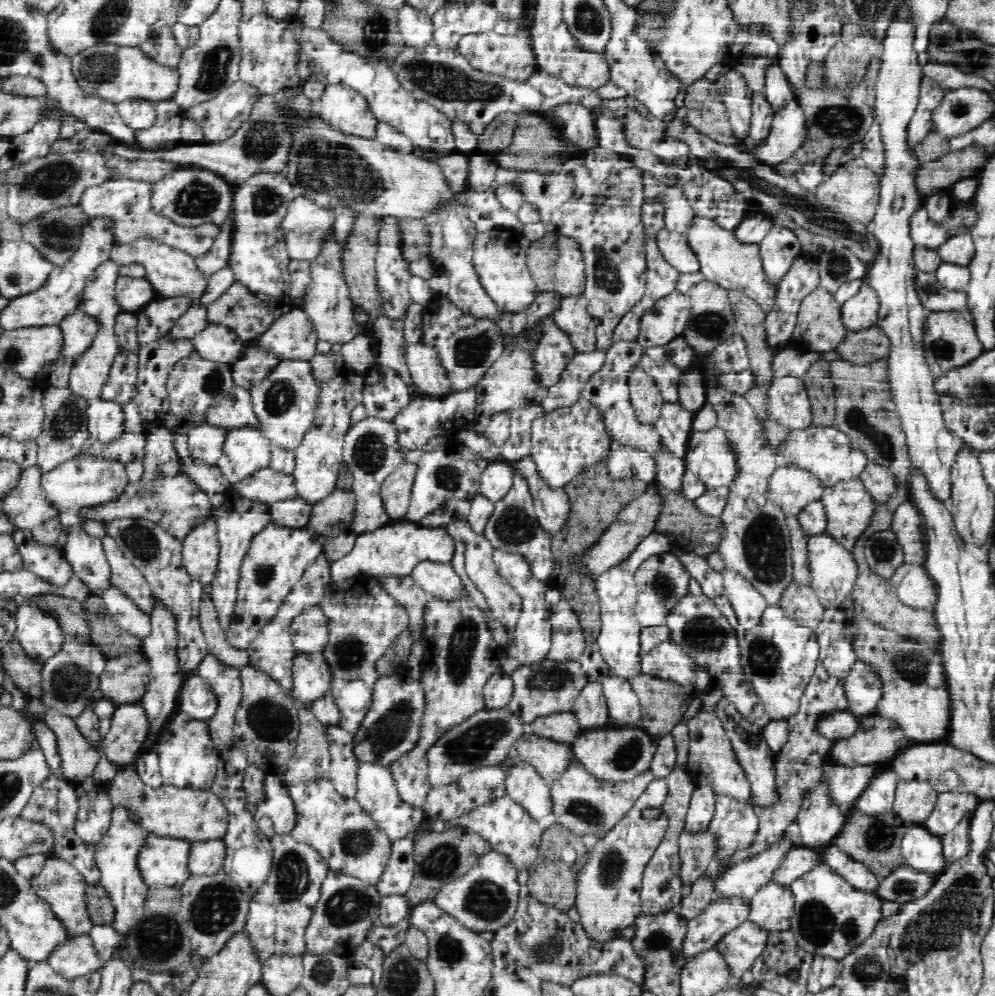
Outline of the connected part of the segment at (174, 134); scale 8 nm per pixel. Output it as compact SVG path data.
M173 99L155 104L156 122L148 130L136 130L140 148L164 152L180 146L181 124L185 118L183 109Z

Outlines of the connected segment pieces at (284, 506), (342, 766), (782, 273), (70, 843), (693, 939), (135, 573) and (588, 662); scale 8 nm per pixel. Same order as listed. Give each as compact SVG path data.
M300 497L294 500L278 502L269 507L273 518L272 524L291 531L308 528L312 505Z
M337 724L327 725L325 733L332 755L326 778L338 795L345 799L355 800L357 796L356 774L360 762L353 753L353 734Z
M772 226L759 244L763 275L774 293L777 293L782 284L782 278L788 276L790 268L794 266L796 258L802 251L798 236L786 228L777 226Z
M53 774L38 786L29 804L16 818L48 829L52 836L52 850L44 855L46 861L56 859L66 862L80 873L86 884L98 884L99 870L95 862L95 848L86 847L74 832L74 822L76 822L78 814L78 799L75 791Z
M714 899L702 916L687 924L685 937L679 946L679 960L686 965L702 952L714 949L723 934L746 922L748 901Z
M106 534L103 541L109 562L110 587L122 592L146 614L154 614L158 608L159 600L142 571L136 568L130 559L126 558L114 537Z
M563 598L558 601L549 612L551 647L547 659L522 663L511 674L513 693L505 710L526 726L528 731L530 724L537 718L571 712L579 692L586 685L590 682L604 682L610 674L609 666L599 653L597 643L585 646L583 630L578 621L570 603Z

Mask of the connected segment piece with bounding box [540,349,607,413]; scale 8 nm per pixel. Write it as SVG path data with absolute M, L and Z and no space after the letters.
M597 349L592 353L574 353L566 364L560 380L546 390L545 398L540 402L545 413L554 409L572 406L579 399L582 386L602 369L607 350Z

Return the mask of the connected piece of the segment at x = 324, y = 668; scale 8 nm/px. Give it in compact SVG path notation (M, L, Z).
M322 653L297 654L290 665L289 695L298 706L309 706L329 687L329 666Z

